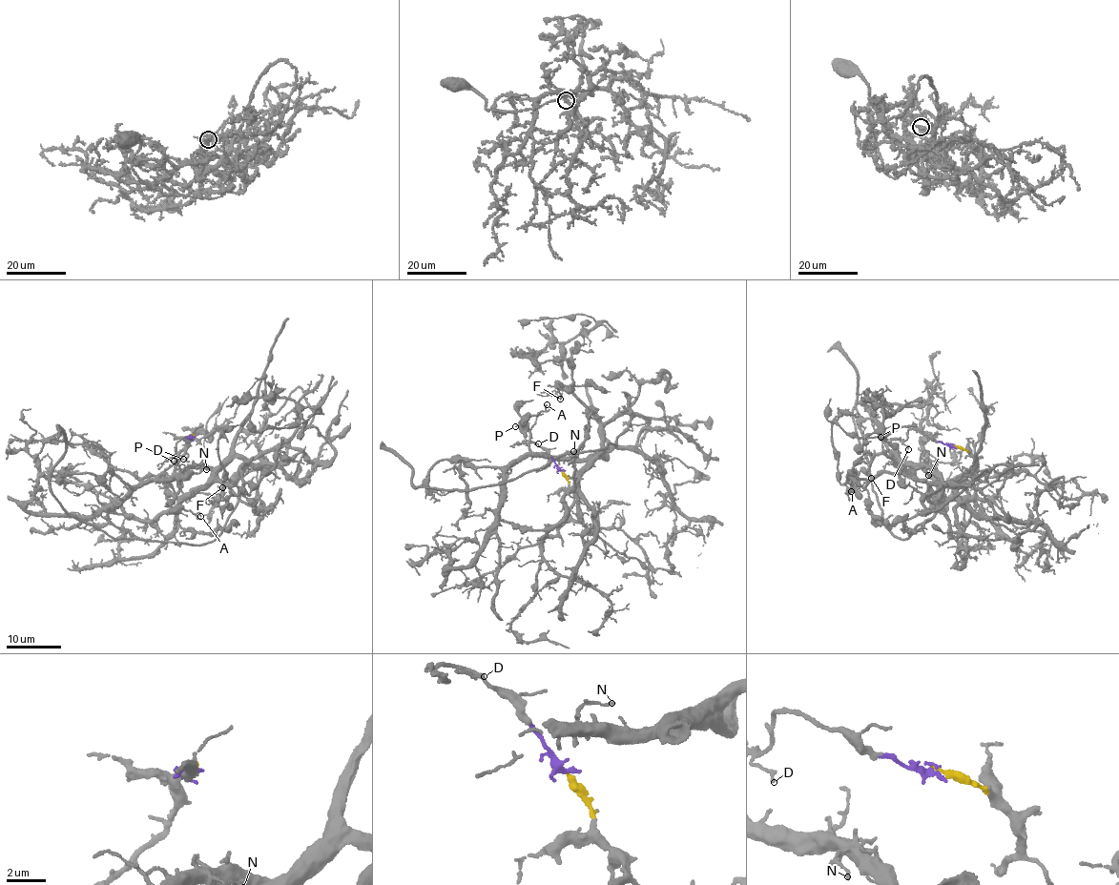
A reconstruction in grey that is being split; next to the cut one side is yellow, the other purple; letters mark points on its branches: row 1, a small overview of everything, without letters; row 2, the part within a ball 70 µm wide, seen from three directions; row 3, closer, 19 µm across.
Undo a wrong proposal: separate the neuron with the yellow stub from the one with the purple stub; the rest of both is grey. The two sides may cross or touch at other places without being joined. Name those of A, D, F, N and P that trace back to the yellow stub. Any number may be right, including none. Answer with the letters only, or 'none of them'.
A, F, N, P

